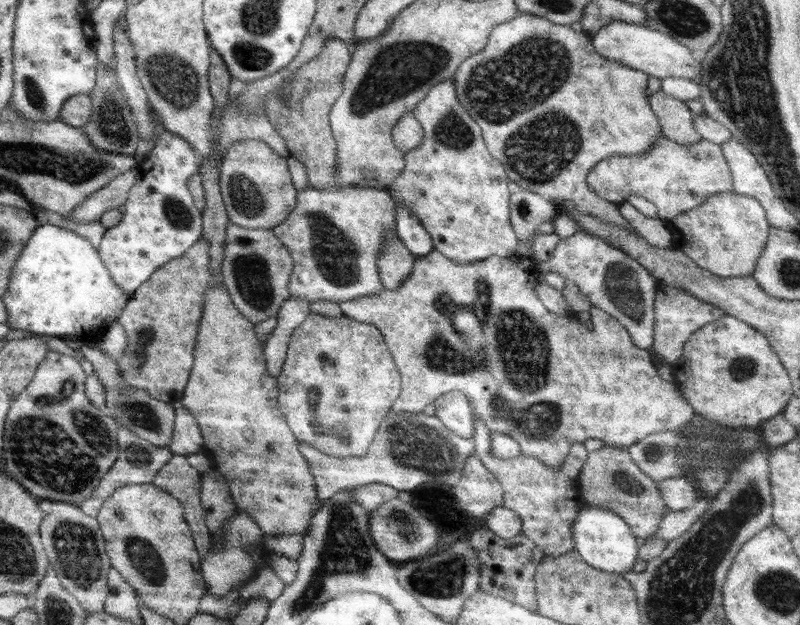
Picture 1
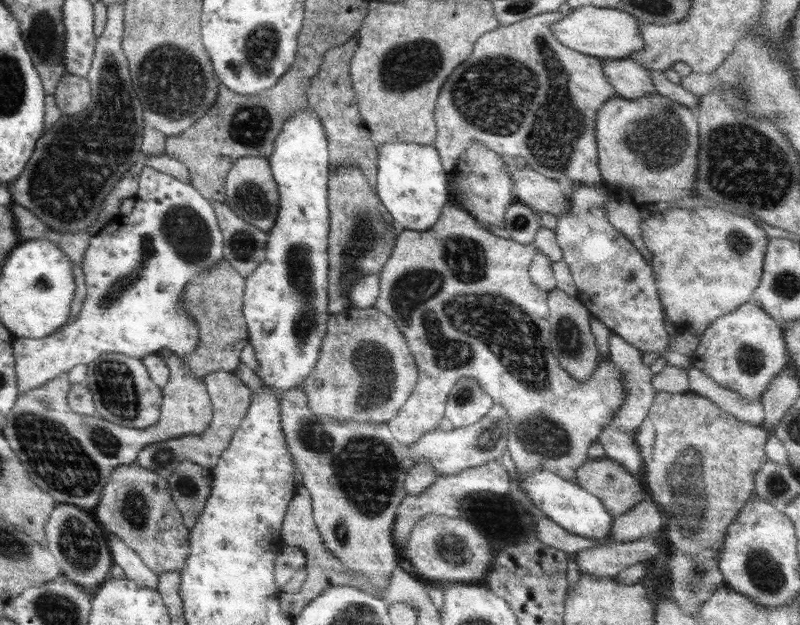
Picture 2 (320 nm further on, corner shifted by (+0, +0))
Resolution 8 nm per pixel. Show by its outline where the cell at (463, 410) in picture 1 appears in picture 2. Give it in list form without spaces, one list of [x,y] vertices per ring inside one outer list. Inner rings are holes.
[[[462,377],[455,381],[455,386],[450,390],[445,417],[456,428],[476,424],[490,412],[495,403],[478,385],[473,378]]]

